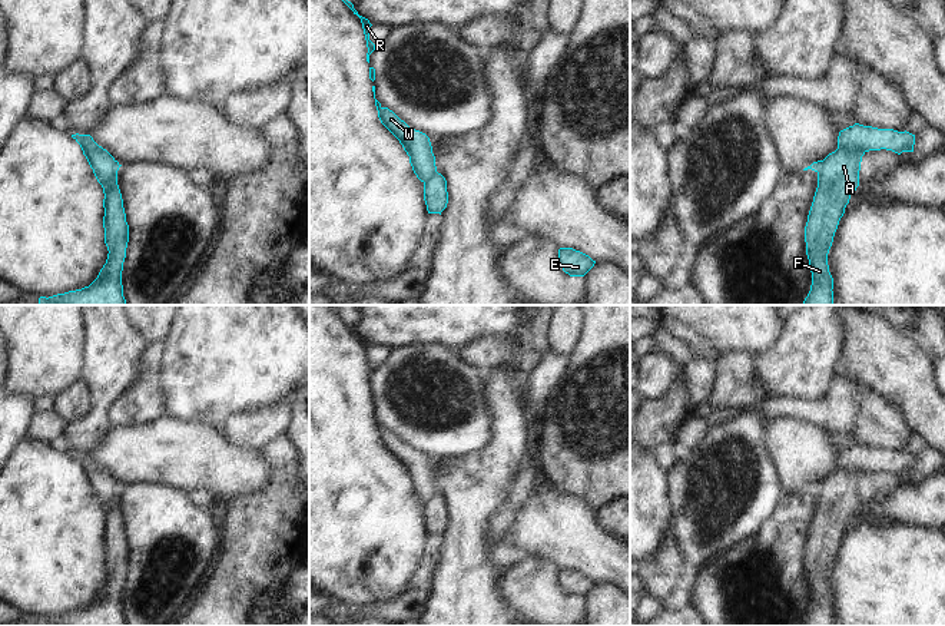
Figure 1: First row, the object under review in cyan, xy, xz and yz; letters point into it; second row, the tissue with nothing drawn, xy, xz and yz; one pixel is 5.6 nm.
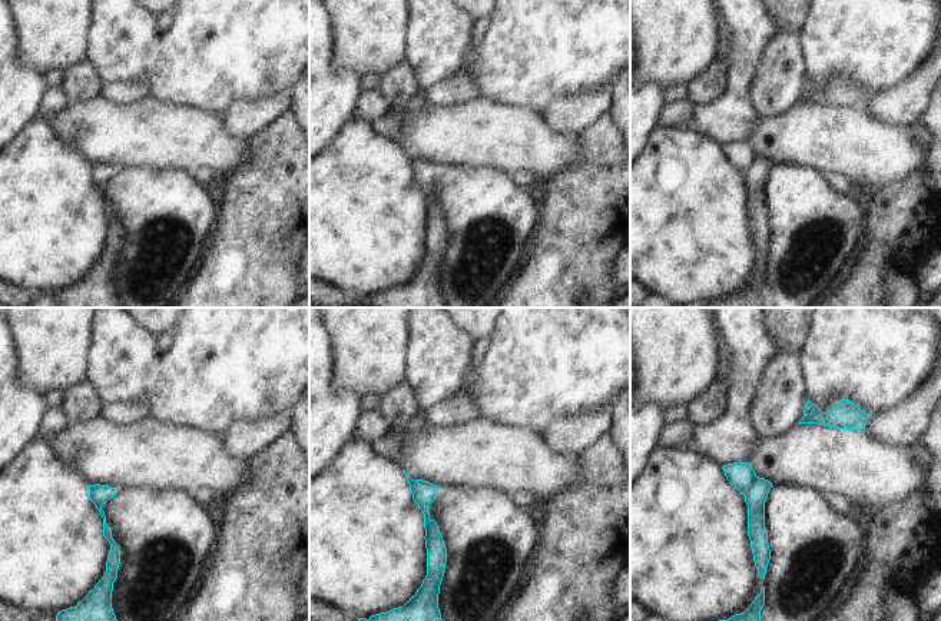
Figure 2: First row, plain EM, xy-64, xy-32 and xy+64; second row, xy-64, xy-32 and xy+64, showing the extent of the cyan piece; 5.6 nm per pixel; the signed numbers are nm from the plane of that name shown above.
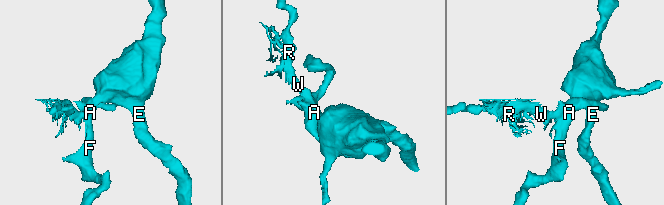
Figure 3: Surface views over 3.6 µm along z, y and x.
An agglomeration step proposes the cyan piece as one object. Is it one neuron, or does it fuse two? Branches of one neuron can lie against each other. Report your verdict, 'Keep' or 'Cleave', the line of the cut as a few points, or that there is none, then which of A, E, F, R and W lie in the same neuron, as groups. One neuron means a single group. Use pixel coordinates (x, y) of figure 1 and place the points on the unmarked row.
Cleave. Split along xy (120, 486), (108, 503), (105, 530). Groups: A E F / R W

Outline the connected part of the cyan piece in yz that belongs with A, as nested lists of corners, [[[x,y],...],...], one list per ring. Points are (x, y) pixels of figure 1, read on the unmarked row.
[[[859,468],[836,470],[820,483],[818,509],[805,547],[812,606],[803,626],[833,626],[828,574],[850,516],[859,507],[863,476]]]

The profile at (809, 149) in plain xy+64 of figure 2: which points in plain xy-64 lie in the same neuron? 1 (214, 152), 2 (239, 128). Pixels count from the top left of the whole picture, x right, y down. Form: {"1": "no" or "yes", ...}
{"1": "yes", "2": "no"}

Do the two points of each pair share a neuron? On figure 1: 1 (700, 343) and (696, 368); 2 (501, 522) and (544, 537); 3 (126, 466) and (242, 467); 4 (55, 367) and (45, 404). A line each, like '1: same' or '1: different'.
1: different
2: different
3: same
4: different

